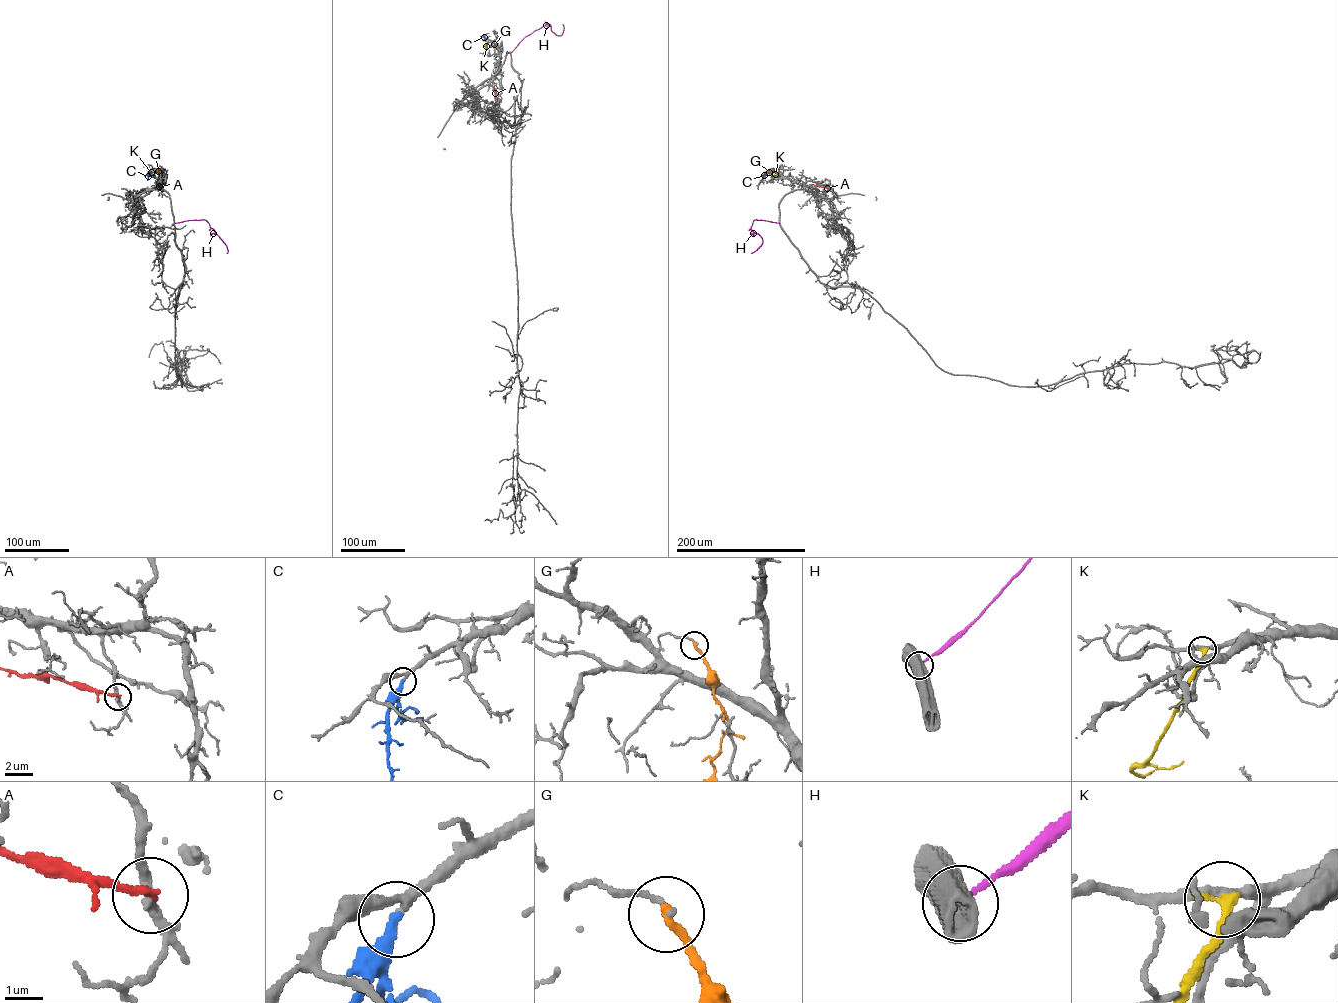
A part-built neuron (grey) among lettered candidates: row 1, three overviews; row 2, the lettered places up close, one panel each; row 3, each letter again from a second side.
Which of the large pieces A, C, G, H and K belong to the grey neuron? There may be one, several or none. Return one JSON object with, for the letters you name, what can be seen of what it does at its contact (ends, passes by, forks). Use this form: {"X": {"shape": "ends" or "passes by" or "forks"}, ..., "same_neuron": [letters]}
{"C": {"shape": "ends"}, "same_neuron": ["C"]}

